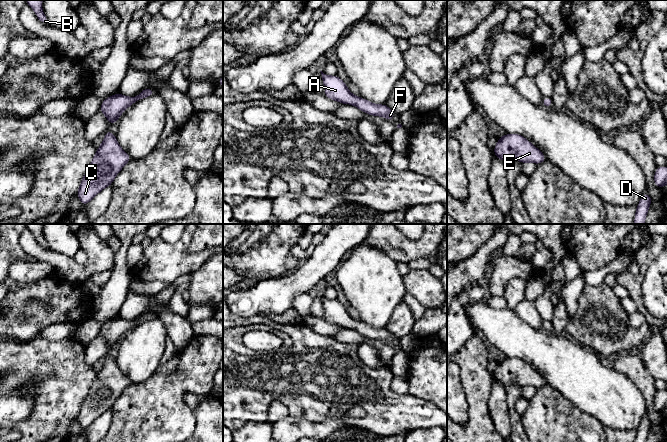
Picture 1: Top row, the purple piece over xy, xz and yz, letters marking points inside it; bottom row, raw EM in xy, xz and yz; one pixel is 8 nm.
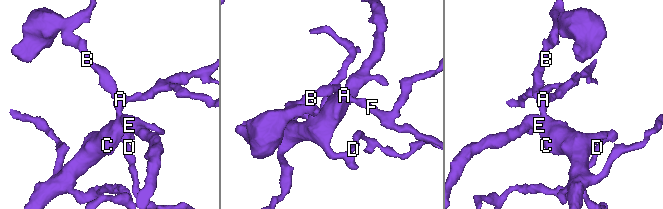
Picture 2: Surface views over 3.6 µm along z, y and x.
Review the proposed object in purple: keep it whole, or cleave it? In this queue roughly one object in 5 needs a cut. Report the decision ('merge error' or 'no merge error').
no merge error

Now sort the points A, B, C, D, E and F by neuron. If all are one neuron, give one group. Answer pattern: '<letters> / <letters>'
A B C D E F

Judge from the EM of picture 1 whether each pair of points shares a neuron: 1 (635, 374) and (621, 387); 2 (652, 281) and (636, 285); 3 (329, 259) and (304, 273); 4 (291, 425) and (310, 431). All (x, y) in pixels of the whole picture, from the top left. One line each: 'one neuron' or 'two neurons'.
1: two neurons
2: two neurons
3: one neuron
4: one neuron

